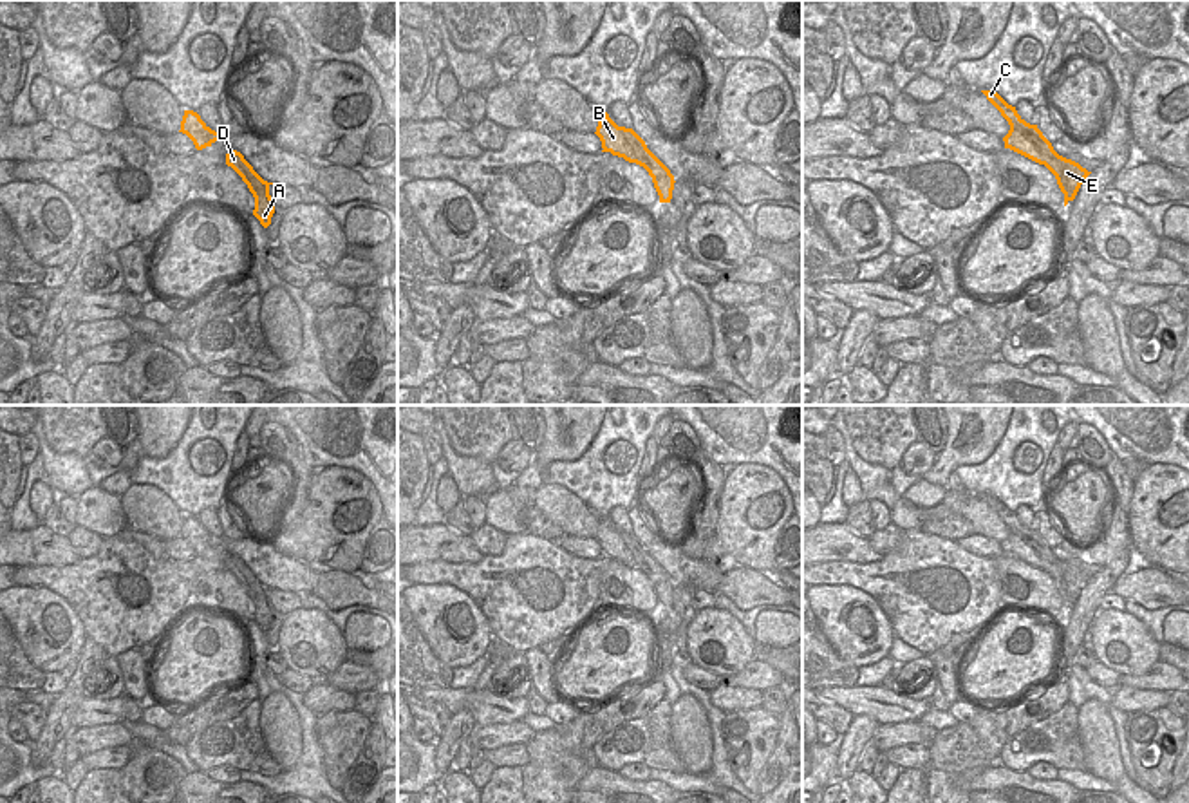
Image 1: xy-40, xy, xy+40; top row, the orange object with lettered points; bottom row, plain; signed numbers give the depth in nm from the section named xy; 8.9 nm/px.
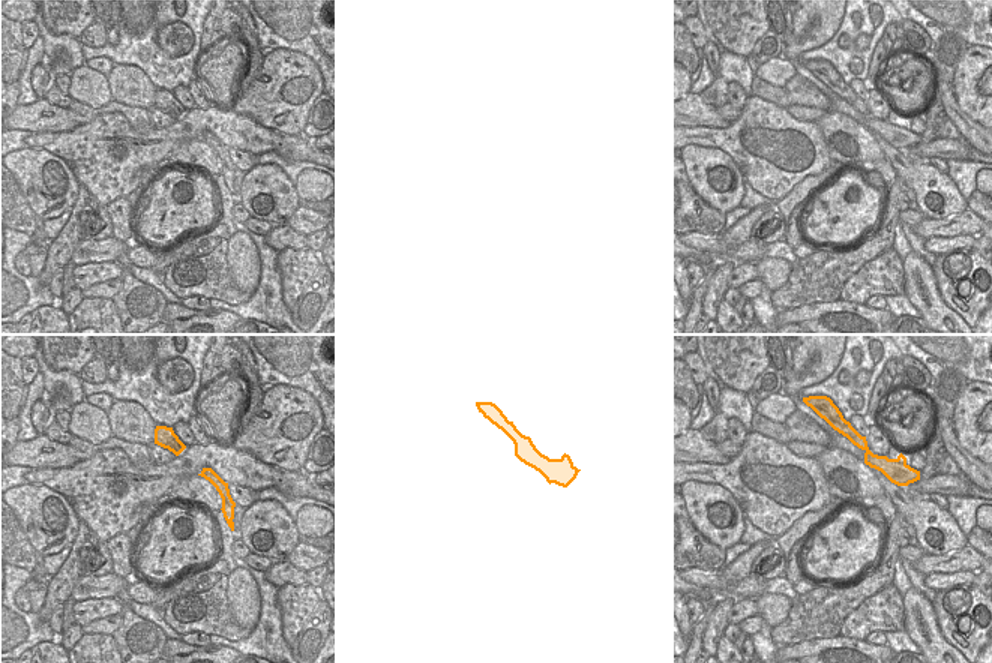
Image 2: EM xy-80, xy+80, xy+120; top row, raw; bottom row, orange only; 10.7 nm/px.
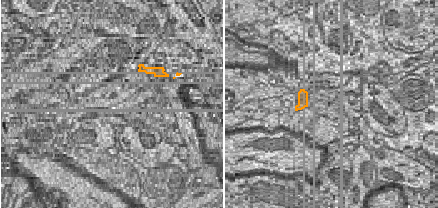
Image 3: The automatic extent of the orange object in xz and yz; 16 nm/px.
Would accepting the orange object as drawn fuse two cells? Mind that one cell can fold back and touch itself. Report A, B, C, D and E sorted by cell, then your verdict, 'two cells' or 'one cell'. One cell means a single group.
A C D E / B; two cells

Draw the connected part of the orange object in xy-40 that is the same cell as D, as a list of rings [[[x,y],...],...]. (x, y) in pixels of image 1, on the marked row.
[[[229,150],[226,154],[226,165],[231,166],[242,181],[248,184],[249,192],[255,197],[253,215],[260,221],[264,228],[271,224],[271,217],[275,213],[275,203],[269,195],[269,186],[273,183],[264,181],[253,166],[244,159],[244,156],[237,150]]]

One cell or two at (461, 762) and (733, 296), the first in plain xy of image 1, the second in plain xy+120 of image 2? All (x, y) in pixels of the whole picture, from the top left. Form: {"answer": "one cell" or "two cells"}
{"answer": "one cell"}

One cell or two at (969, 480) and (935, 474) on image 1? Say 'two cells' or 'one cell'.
two cells

